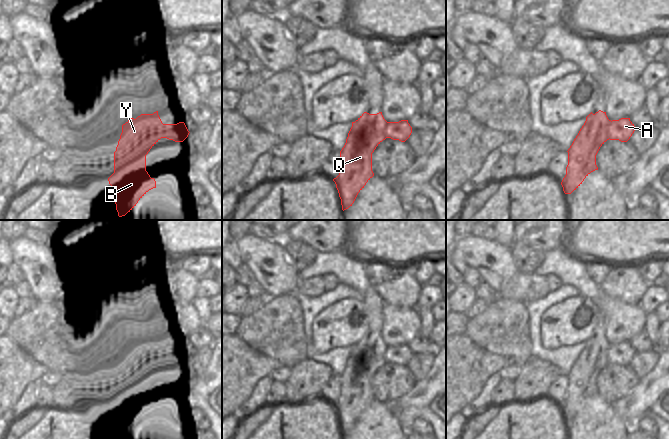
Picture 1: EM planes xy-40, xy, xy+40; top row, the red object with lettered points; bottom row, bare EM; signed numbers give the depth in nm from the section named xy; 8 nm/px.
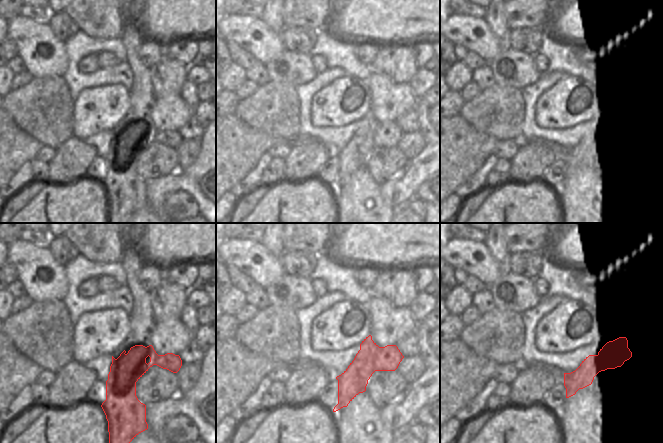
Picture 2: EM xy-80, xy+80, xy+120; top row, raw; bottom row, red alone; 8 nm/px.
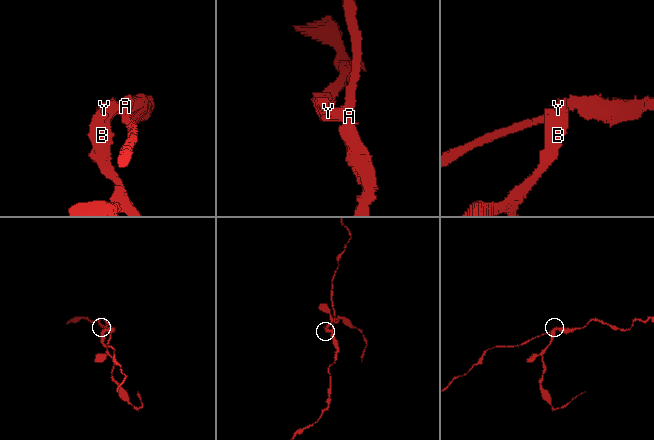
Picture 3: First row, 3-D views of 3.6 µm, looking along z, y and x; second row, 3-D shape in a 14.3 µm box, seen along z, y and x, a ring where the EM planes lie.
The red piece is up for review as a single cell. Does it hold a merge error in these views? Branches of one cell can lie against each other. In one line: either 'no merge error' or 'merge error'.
merge error

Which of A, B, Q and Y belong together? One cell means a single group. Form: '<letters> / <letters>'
A / B Q Y

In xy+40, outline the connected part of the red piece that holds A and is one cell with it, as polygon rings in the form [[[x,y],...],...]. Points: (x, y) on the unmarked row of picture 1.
[[[621,342],[619,344],[612,344],[608,351],[608,361],[610,364],[619,364],[627,366],[636,351],[630,345],[630,342]]]

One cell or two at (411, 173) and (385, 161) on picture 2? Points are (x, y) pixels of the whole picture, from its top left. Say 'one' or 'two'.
two

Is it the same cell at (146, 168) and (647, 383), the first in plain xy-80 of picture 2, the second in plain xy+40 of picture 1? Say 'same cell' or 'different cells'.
different cells

